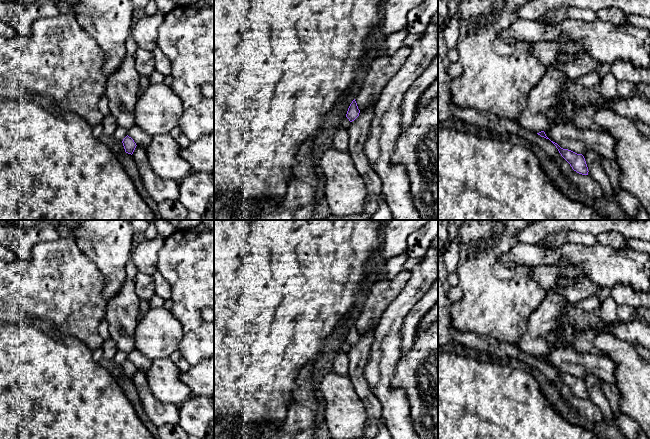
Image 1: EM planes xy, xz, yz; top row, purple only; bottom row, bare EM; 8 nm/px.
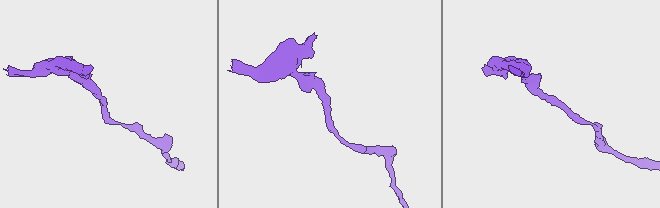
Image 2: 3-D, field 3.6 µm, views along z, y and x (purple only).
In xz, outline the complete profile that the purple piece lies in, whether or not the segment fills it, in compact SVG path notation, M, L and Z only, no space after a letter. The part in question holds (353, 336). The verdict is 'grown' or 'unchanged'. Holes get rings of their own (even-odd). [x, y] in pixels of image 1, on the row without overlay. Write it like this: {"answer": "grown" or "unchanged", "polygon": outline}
{"answer": "unchanged", "polygon": "M355 323L350 328L346 341L349 343L350 346L354 345L359 340L360 334L358 333L357 327Z"}

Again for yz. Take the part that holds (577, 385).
{"answer": "unchanged", "polygon": "M551 365L558 373L561 380L570 388L572 393L579 398L588 399L588 391L582 378L561 372L557 367Z"}

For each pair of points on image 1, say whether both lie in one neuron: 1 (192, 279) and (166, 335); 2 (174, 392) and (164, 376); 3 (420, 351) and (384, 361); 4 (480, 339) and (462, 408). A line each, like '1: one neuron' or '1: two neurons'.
1: two neurons
2: one neuron
3: two neurons
4: two neurons

